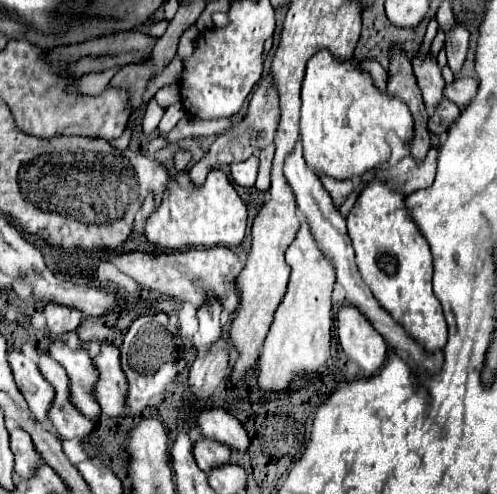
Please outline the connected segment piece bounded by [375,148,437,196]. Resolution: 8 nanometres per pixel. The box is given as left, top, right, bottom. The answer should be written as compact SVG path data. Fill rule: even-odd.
M431 148L427 152L427 158L423 158L421 162L407 156L393 168L379 170L375 174L375 178L385 178L385 182L389 182L389 186L393 186L393 190L409 196L417 188L427 188L433 184L435 164L437 164L437 148Z

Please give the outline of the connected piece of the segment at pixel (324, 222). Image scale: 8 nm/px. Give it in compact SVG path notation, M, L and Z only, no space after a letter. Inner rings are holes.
M301 142L295 144L293 152L285 158L285 164L283 164L283 174L295 194L295 200L297 200L297 208L299 212L309 220L309 226L311 226L311 232L317 240L317 244L321 246L323 254L335 264L335 272L337 272L337 282L345 288L345 300L355 304L367 318L369 322L375 326L375 330L385 338L385 342L397 350L397 352L405 352L411 356L413 360L413 366L419 368L419 370L427 370L431 374L437 374L441 370L441 364L443 364L443 352L429 352L423 350L421 344L417 344L413 338L409 338L409 334L405 334L405 330L393 322L393 318L389 318L389 312L373 298L371 290L365 286L359 270L357 270L357 264L355 264L355 254L353 254L353 246L351 246L351 240L347 236L347 226L345 226L345 218L339 214L339 210L333 206L333 200L331 196L325 192L325 188L321 186L321 180L317 178L317 174L307 166L305 158L303 158L303 150L301 150Z

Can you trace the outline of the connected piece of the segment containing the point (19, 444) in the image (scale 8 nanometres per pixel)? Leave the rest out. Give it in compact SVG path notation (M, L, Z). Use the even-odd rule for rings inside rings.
M13 428L13 430L9 430L9 438L11 438L11 450L15 454L15 472L21 478L29 478L33 474L35 464L41 462L39 454L31 442L31 436L21 428Z

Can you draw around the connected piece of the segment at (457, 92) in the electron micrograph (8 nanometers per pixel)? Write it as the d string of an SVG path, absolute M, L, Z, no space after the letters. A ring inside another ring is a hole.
M455 78L451 84L445 86L445 98L455 102L459 108L467 106L475 94L477 94L475 78Z

